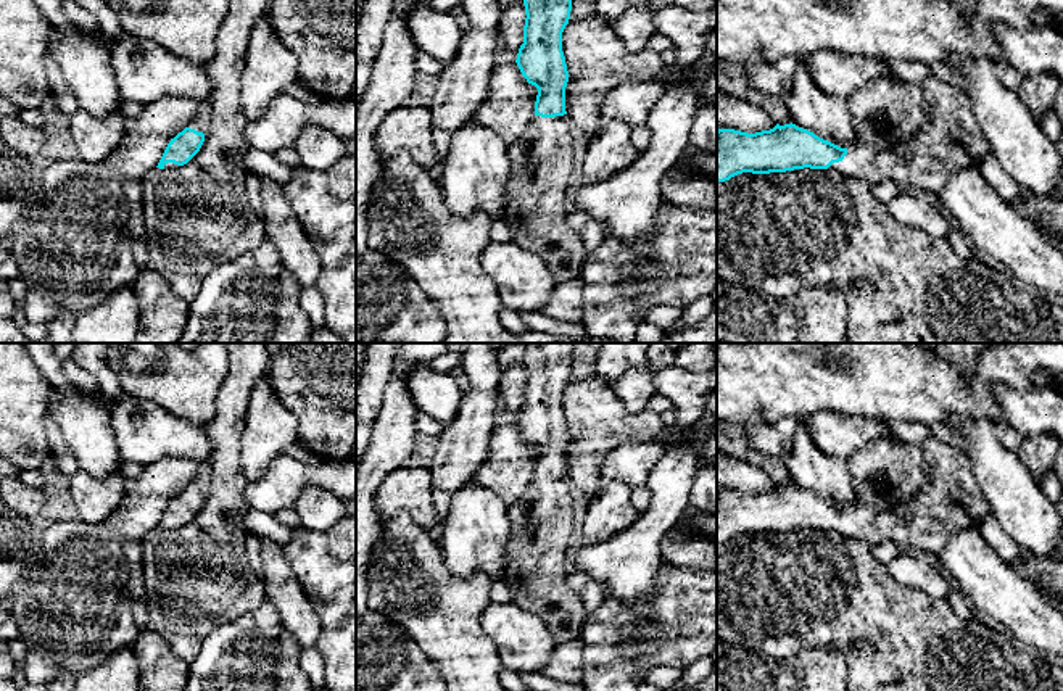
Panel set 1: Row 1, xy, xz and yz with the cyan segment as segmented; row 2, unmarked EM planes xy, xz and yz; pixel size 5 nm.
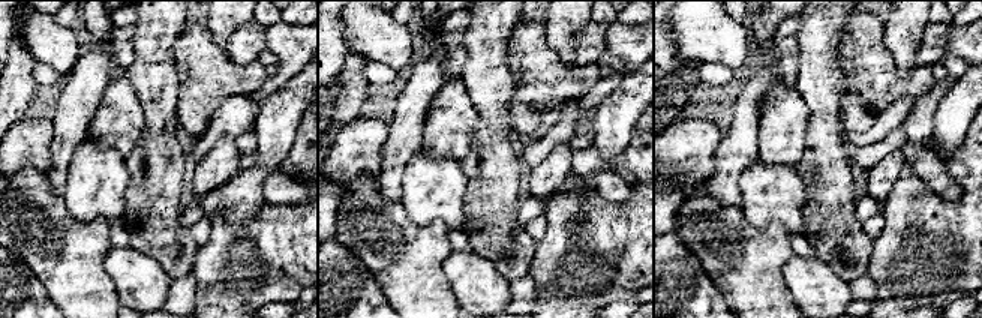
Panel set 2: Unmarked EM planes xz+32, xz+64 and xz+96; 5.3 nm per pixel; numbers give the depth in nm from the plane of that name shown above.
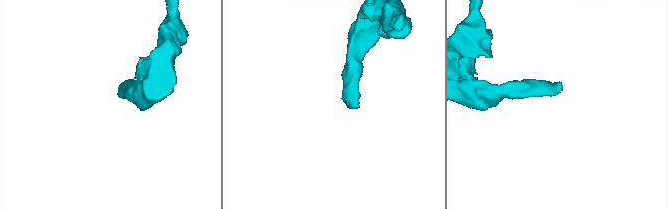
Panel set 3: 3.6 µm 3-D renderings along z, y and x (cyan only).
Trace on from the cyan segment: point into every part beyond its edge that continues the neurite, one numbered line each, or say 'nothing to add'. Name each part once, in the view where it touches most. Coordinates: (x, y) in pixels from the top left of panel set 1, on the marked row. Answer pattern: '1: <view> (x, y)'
1: xz (537, 194)

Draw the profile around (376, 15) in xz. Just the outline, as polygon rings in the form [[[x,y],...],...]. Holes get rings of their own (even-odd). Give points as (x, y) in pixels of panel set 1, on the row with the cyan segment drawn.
[[[364,0],[356,26],[356,98],[359,98],[372,74],[372,64],[380,52],[387,24],[393,14],[395,0]]]

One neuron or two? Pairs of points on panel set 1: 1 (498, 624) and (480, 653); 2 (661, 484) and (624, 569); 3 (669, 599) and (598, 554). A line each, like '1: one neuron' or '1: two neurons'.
1: two neurons
2: one neuron
3: two neurons

